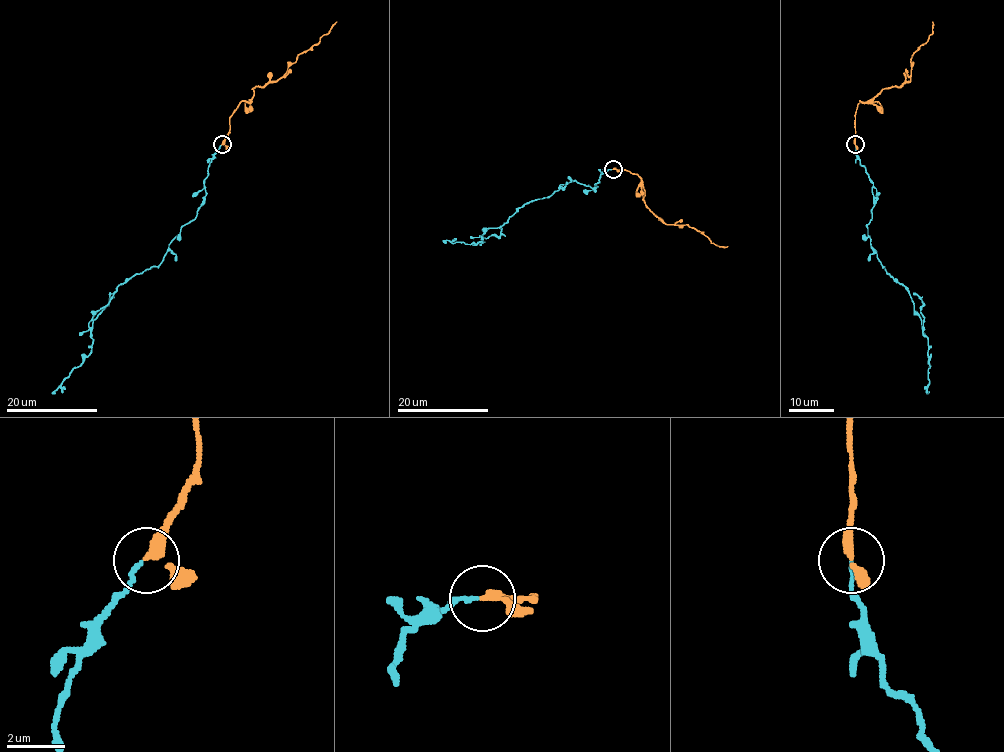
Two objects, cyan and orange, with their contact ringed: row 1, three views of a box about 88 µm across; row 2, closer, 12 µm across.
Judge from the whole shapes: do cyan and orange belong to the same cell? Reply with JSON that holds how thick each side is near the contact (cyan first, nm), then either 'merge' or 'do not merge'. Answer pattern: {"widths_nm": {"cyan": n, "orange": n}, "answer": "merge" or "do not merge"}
{"widths_nm": {"cyan": 130, "orange": 220}, "answer": "merge"}

